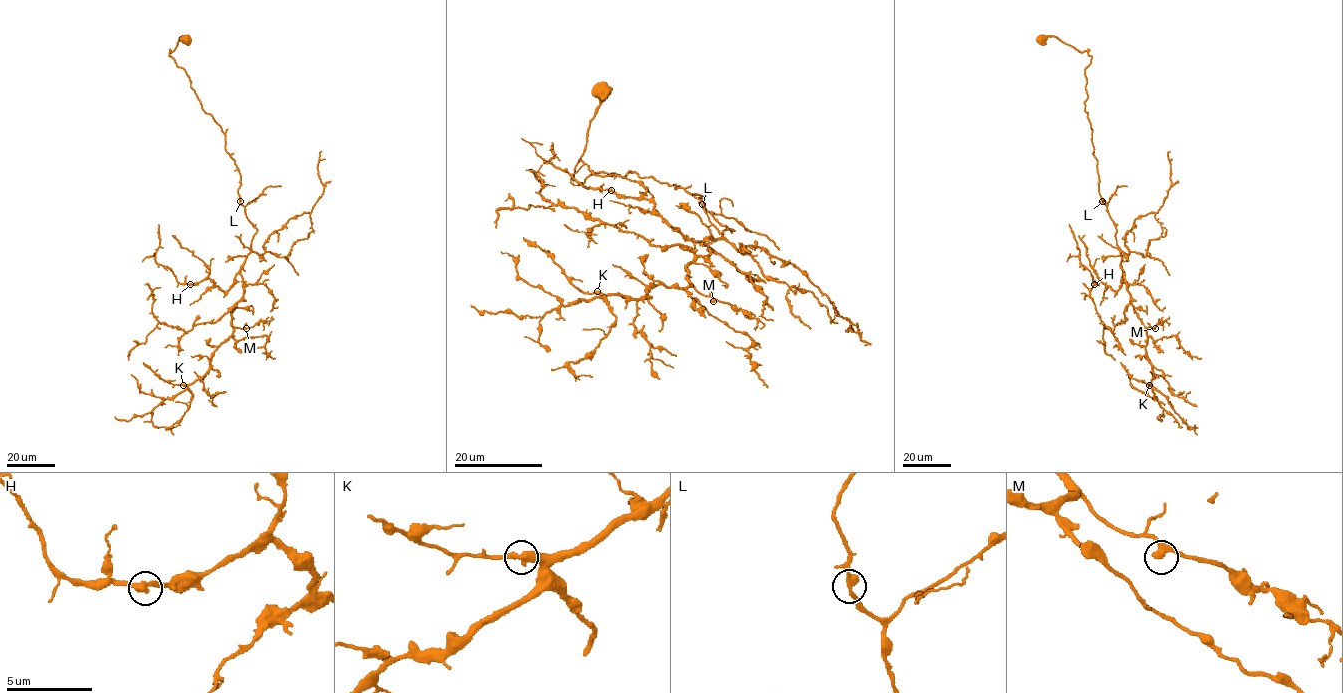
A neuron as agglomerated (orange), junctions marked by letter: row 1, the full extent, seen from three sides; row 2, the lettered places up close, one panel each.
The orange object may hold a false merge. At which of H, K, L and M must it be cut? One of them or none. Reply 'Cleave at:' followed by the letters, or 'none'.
Cleave at: none

